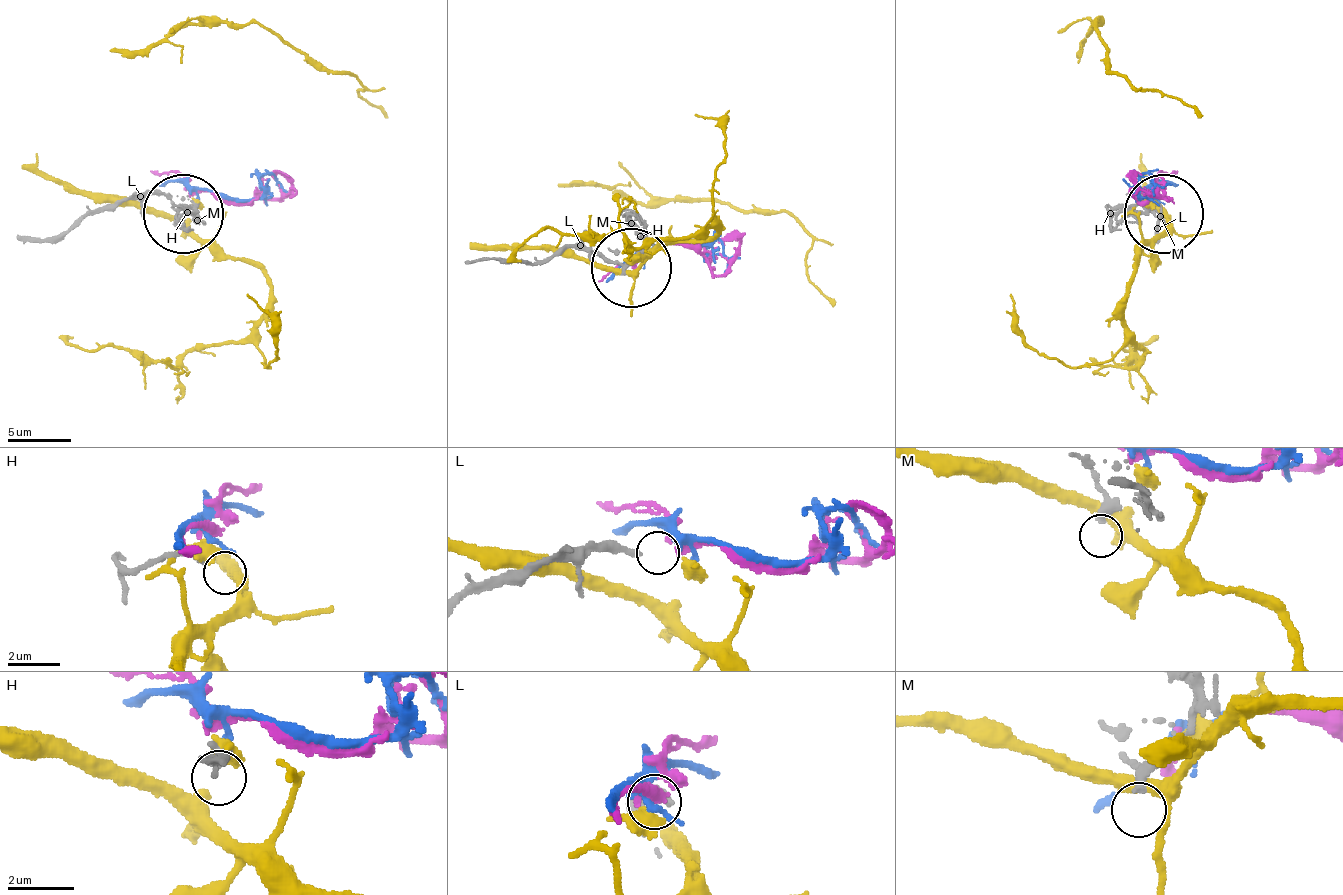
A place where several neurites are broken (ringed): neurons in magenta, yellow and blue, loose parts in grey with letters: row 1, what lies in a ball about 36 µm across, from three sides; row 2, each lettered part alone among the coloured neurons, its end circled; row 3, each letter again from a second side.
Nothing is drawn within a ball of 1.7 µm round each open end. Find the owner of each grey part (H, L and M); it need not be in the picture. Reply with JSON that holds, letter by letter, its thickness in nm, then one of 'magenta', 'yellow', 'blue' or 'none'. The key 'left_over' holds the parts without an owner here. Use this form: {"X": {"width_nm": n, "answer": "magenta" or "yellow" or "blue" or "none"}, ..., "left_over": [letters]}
{"H": {"width_nm": 280, "answer": "none"}, "L": {"width_nm": 200, "answer": "magenta"}, "M": {"width_nm": 280, "answer": "none"}, "left_over": ["H", "M"]}

